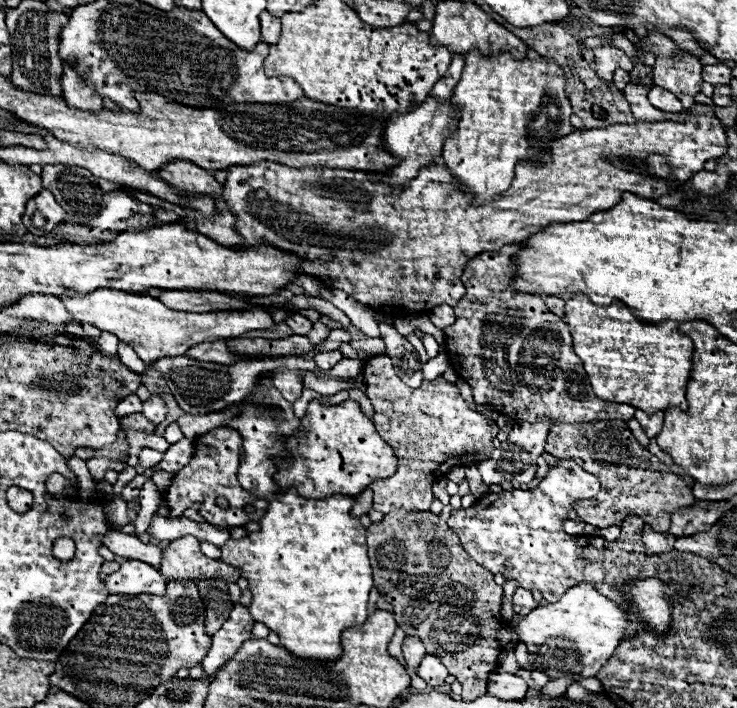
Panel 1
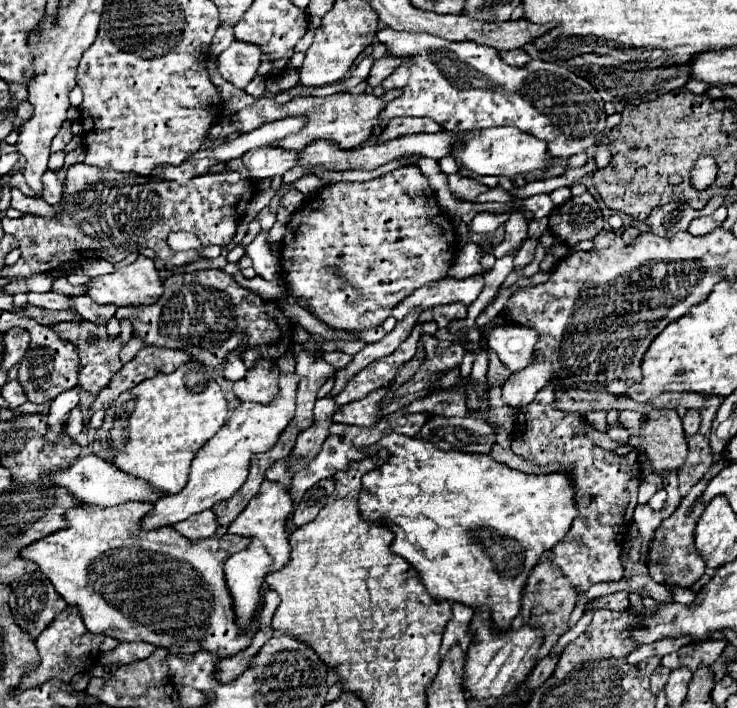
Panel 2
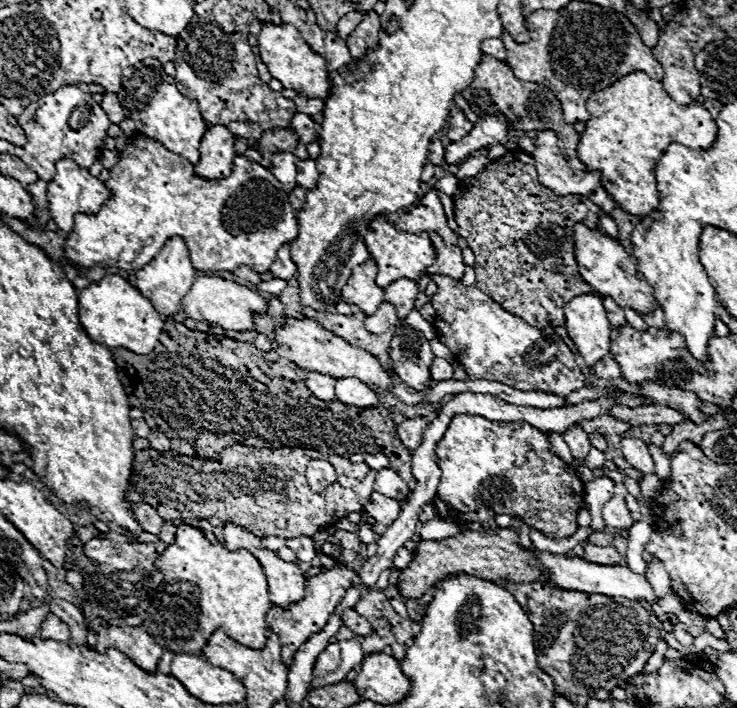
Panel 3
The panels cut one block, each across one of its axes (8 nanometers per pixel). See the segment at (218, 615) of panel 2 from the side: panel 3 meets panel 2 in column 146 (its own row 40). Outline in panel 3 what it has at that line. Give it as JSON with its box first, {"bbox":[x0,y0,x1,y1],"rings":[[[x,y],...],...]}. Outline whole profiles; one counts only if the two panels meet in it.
{"bbox":[500,2,664,124],"rings":[[[570,2],[556,12],[534,12],[532,40],[528,44],[516,44],[508,32],[502,32],[500,38],[508,50],[508,66],[514,76],[548,86],[562,102],[568,124],[588,122],[586,100],[590,94],[608,88],[624,74],[644,72],[652,80],[662,80],[664,76],[660,62],[642,42],[636,26],[624,14],[590,2]]]}

